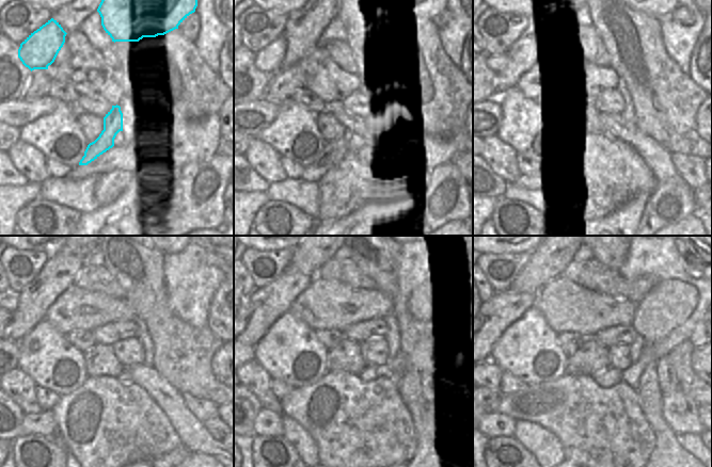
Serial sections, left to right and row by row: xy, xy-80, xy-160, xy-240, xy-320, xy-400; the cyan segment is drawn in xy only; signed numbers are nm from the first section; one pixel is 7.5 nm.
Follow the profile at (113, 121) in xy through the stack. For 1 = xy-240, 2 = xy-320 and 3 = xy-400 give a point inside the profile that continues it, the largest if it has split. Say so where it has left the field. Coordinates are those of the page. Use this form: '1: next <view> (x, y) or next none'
1: next xy-240 (43, 423)
2: next xy-320 (267, 423)
3: next xy-400 (494, 424)

